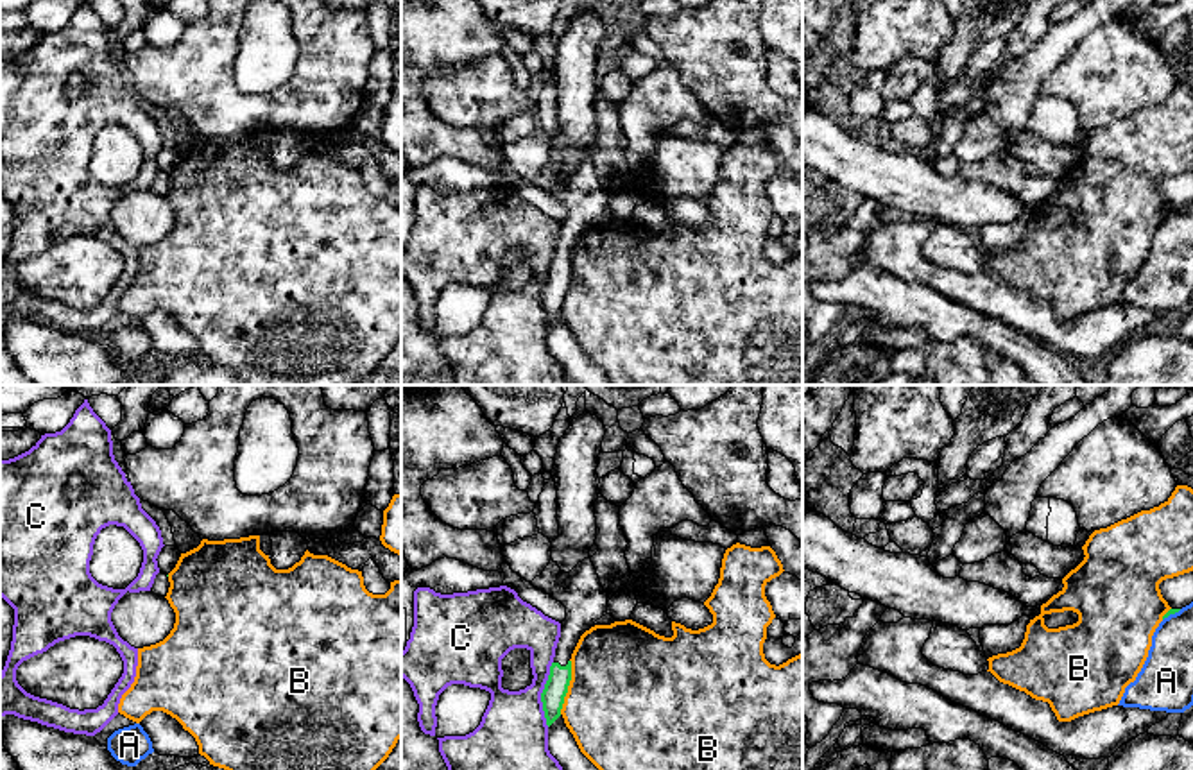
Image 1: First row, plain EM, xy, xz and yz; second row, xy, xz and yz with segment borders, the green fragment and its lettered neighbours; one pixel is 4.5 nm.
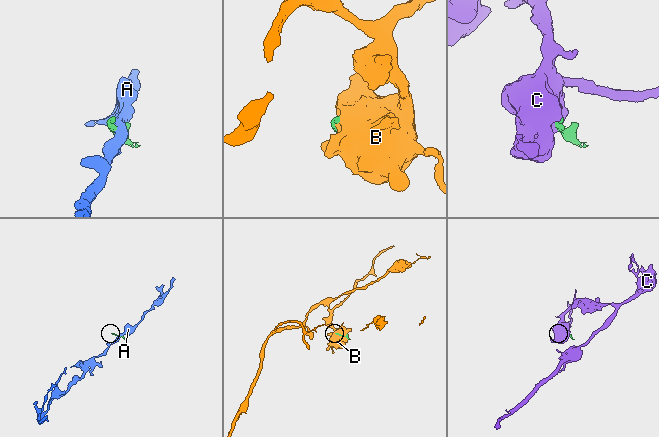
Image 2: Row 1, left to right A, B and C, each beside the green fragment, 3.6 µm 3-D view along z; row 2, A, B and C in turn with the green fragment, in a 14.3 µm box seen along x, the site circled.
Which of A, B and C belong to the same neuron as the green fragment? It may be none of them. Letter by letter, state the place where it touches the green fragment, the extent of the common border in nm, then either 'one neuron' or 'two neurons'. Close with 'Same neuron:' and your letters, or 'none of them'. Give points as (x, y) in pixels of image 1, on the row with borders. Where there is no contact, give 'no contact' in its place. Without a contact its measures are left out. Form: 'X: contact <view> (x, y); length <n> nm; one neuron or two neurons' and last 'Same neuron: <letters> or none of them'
A: contact yz (1172, 613); length 100 nm; two neurons
B: contact xz (568, 684); length 260 nm; two neurons
C: contact xz (541, 693); length 300 nm; two neurons
Same neuron: none of them

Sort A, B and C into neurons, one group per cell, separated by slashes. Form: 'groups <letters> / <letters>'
groups A / B / C

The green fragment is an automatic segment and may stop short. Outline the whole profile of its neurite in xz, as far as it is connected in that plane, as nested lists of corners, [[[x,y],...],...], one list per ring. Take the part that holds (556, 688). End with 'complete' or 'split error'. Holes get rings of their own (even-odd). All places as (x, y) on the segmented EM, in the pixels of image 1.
[[[584,559],[570,573],[564,573],[557,562],[550,560],[545,571],[530,584],[566,607],[555,657],[541,693],[546,725],[550,727],[561,716],[568,693],[571,654],[580,636],[607,614],[607,593],[600,584],[591,559]]]; split error

